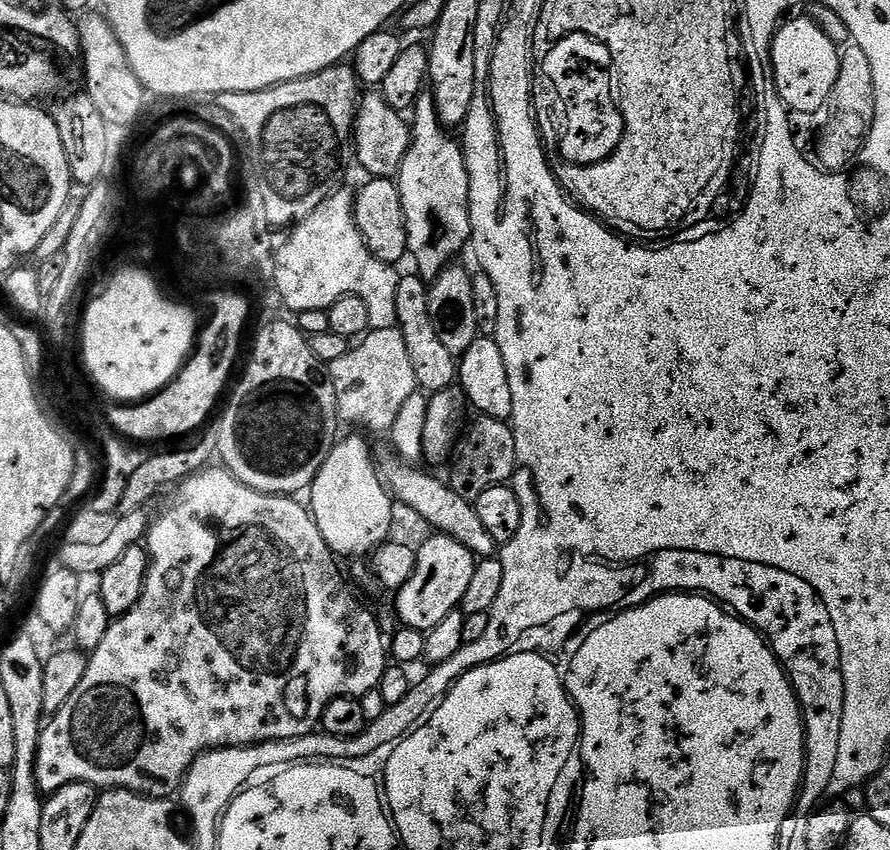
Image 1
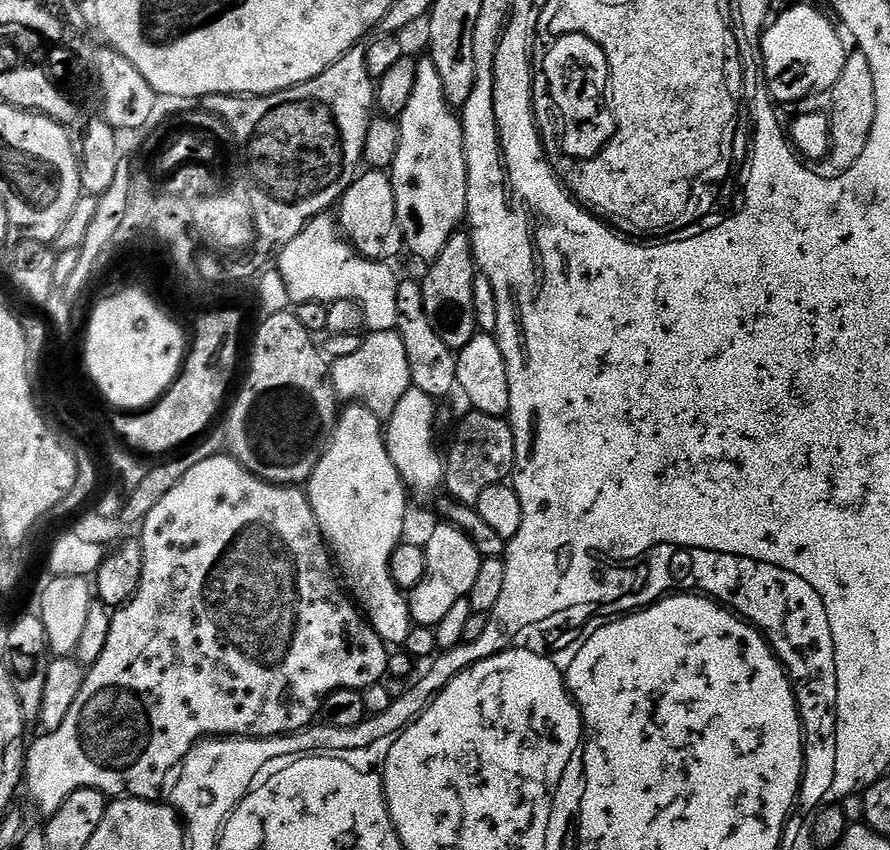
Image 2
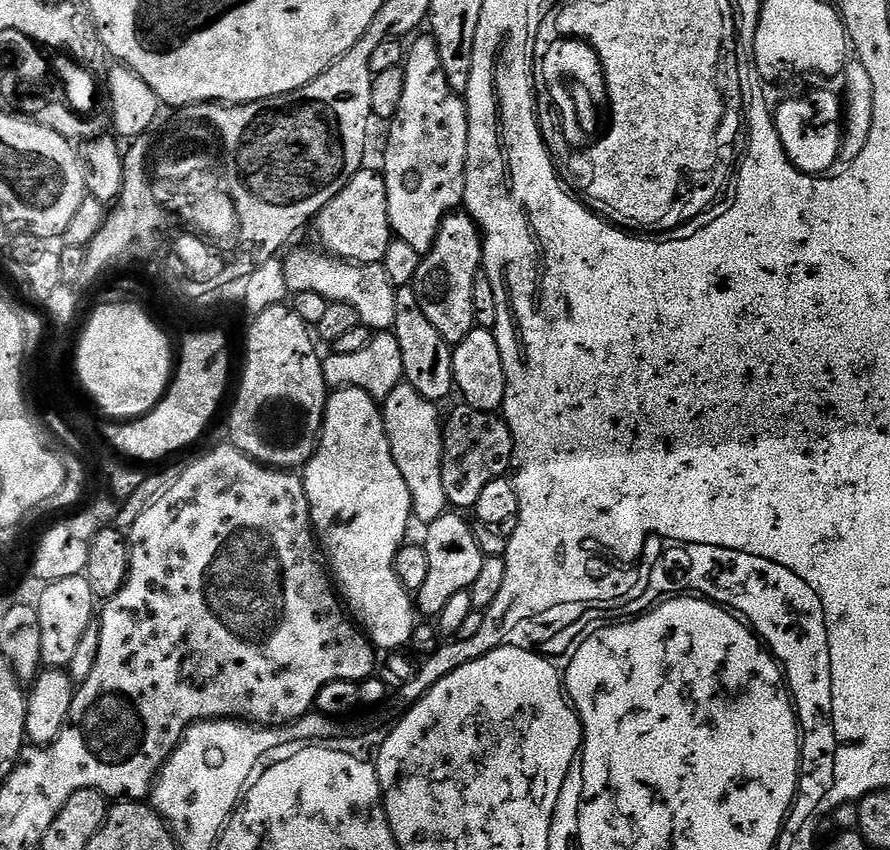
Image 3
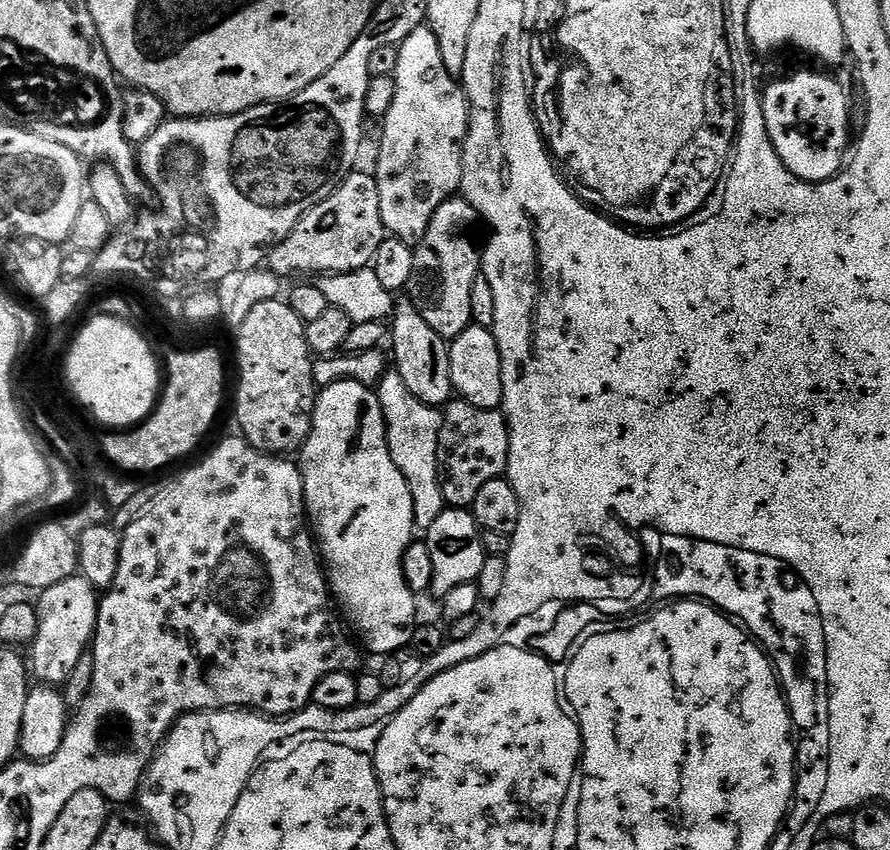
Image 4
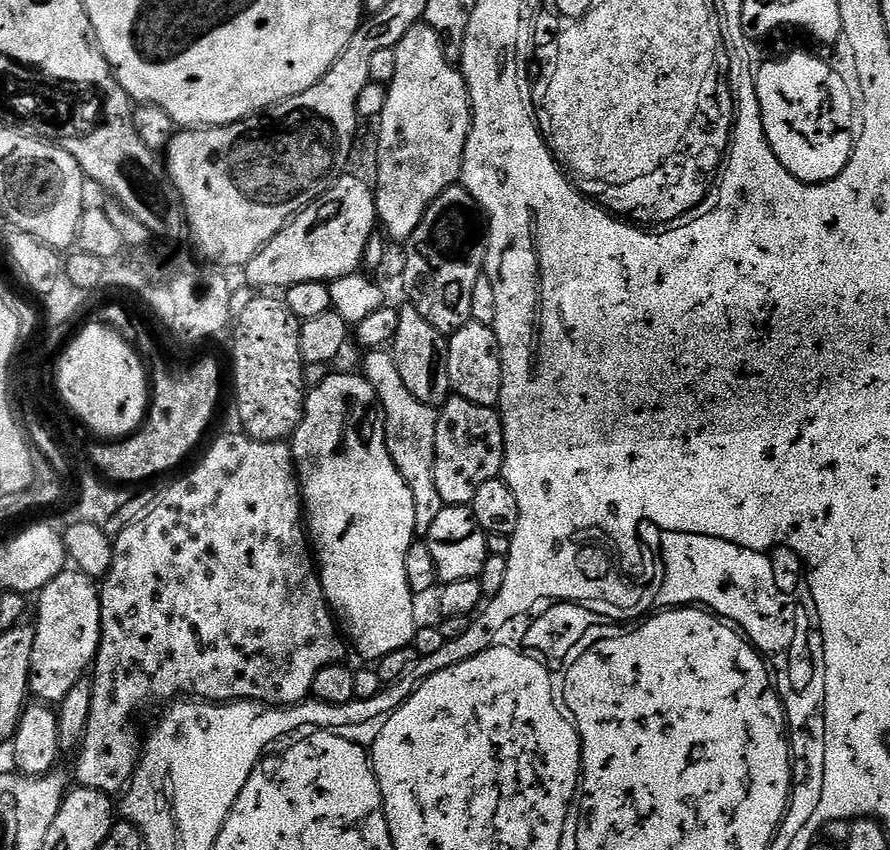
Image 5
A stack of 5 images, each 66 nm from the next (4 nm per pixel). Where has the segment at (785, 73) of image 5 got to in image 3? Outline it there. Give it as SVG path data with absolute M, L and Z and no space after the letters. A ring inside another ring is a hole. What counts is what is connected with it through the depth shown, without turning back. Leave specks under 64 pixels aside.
M816 90L800 98L792 98L775 109L774 119L779 137L782 138L784 152L800 172L822 170L831 171L834 162L841 155L842 102L828 91Z

